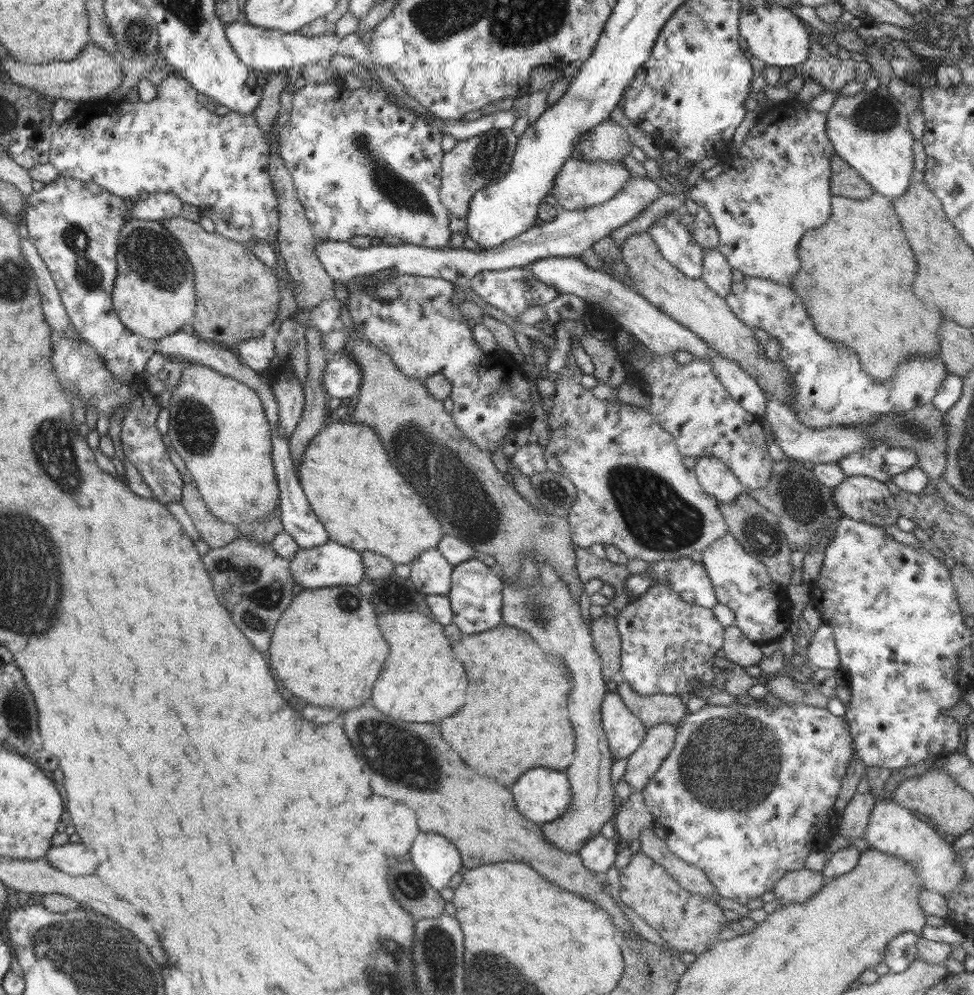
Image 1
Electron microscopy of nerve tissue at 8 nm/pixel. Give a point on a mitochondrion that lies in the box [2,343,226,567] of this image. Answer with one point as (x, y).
(52, 447)

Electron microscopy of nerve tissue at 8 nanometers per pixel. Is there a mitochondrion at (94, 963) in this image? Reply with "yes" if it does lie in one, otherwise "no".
yes

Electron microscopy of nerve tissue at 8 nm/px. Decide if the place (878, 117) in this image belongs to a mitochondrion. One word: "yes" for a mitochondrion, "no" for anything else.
yes

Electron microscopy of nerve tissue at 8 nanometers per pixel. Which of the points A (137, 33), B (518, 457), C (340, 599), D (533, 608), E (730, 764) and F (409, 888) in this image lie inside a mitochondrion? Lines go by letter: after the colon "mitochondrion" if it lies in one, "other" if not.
A: mitochondrion
B: other
C: mitochondrion
D: mitochondrion
E: mitochondrion
F: mitochondrion

